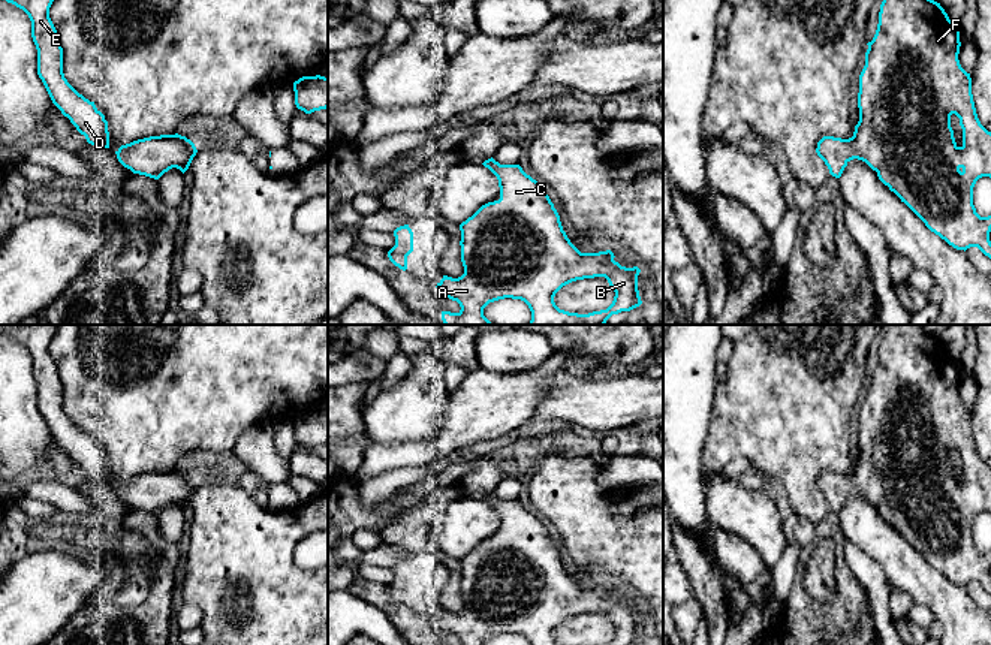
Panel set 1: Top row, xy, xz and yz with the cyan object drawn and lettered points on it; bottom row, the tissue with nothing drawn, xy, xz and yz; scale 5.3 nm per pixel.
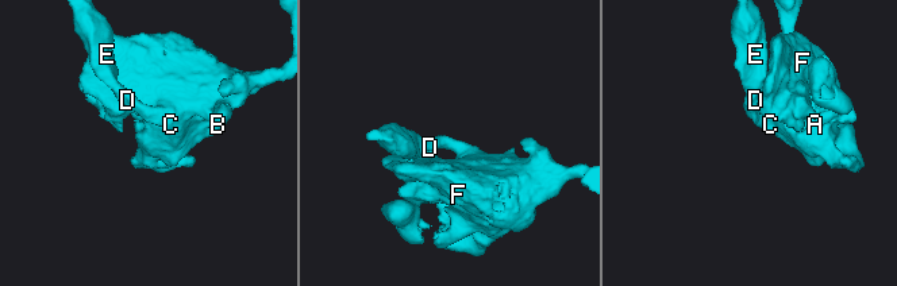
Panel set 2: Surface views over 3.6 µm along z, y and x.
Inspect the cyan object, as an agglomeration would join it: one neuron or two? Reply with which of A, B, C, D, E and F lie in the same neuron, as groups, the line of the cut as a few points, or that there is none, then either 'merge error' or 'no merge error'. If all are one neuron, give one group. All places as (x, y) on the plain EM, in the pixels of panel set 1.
groups A B C D E F; cut none; no merge error

